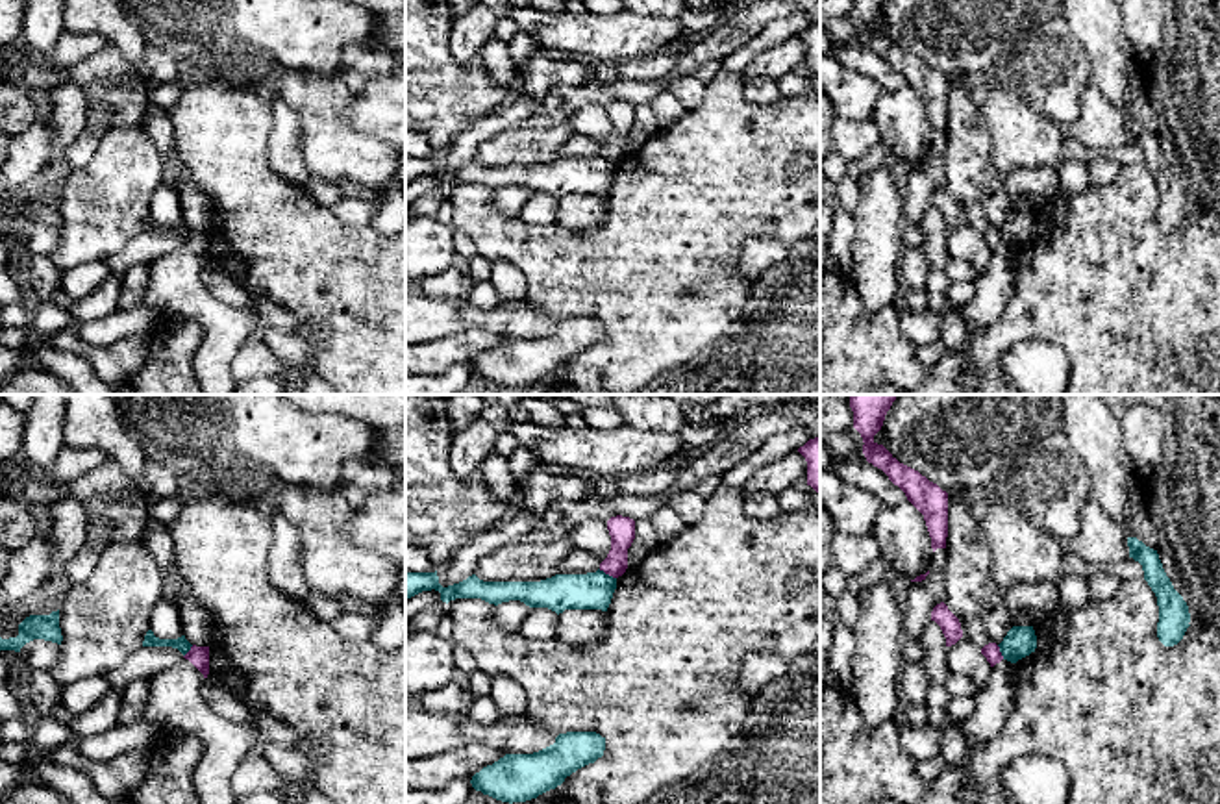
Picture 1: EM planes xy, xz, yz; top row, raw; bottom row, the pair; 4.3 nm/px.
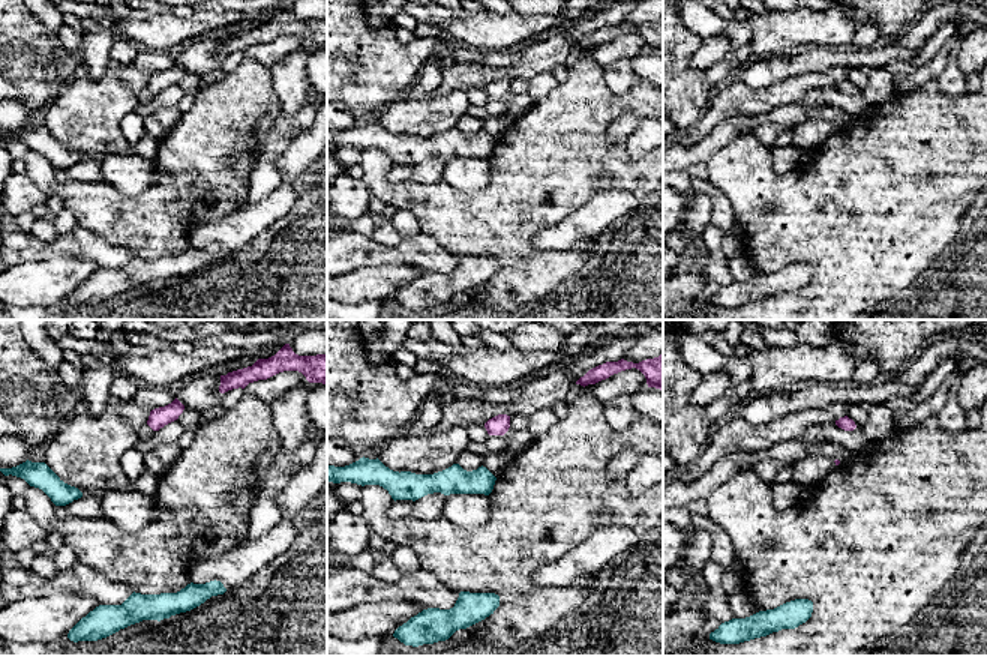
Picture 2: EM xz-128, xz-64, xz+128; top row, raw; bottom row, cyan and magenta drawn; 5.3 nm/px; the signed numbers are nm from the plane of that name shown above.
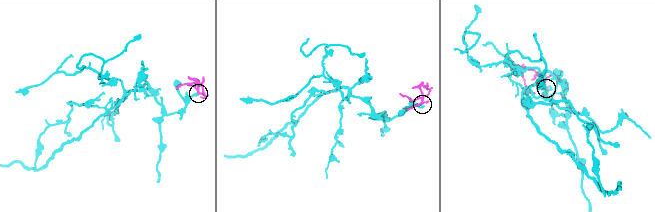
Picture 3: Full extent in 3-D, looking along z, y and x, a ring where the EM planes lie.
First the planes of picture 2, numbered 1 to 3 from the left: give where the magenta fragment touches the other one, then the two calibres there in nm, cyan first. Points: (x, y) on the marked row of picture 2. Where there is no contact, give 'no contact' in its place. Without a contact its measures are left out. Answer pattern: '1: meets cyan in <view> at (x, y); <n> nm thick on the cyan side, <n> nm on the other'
1: no contact
2: no contact
3: no contact

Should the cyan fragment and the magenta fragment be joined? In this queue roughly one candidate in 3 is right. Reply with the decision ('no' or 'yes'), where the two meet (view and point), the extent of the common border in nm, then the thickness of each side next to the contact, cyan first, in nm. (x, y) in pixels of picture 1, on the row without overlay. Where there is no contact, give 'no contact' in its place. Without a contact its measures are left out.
no | xz (608, 160) | 90 nm | 160/110 nm

